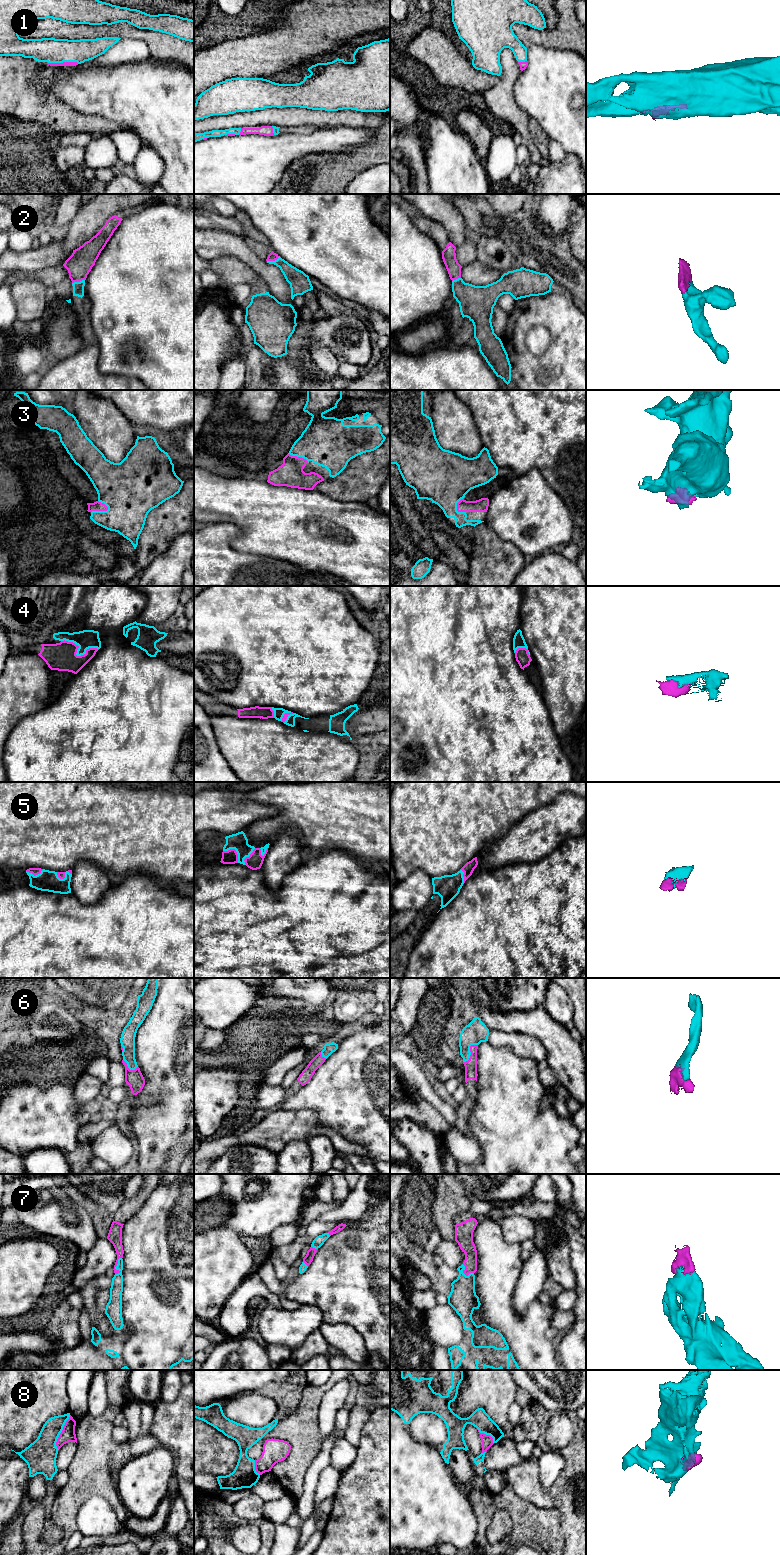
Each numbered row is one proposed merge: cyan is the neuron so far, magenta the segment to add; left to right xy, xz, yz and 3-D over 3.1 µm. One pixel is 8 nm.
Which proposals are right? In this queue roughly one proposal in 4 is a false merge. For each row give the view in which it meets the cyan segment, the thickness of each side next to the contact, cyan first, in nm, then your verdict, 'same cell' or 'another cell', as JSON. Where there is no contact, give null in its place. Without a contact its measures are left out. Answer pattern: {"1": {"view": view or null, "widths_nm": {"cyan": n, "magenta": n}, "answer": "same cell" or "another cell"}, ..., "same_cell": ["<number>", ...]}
{"1": {"view": "xy", "widths_nm": {"cyan": 200, "magenta": 30}, "answer": "same cell"}, "2": {"view": "xz", "widths_nm": {"cyan": 150, "magenta": 70}, "answer": "same cell"}, "3": {"view": "xy", "widths_nm": {"cyan": 380, "magenta": 80}, "answer": "same cell"}, "4": {"view": "xy", "widths_nm": {"cyan": 150, "magenta": 220}, "answer": "same cell"}, "5": {"view": "xz", "widths_nm": {"cyan": 140, "magenta": 110}, "answer": "same cell"}, "6": {"view": "yz", "widths_nm": {"cyan": 180, "magenta": 100}, "answer": "same cell"}, "7": {"view": "xy", "widths_nm": {"cyan": 100, "magenta": 110}, "answer": "same cell"}, "8": {"view": "xy", "widths_nm": {"cyan": 240, "magenta": 110}, "answer": "same cell"}, "same_cell": ["1", "2", "3", "4", "5", "6", "7", "8"]}

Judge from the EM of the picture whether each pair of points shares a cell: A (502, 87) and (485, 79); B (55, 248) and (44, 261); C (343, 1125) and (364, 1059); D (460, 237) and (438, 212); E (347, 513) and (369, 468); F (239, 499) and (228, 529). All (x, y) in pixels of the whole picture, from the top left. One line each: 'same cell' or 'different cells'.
A: different cells
B: same cell
C: same cell
D: same cell
E: different cells
F: different cells

